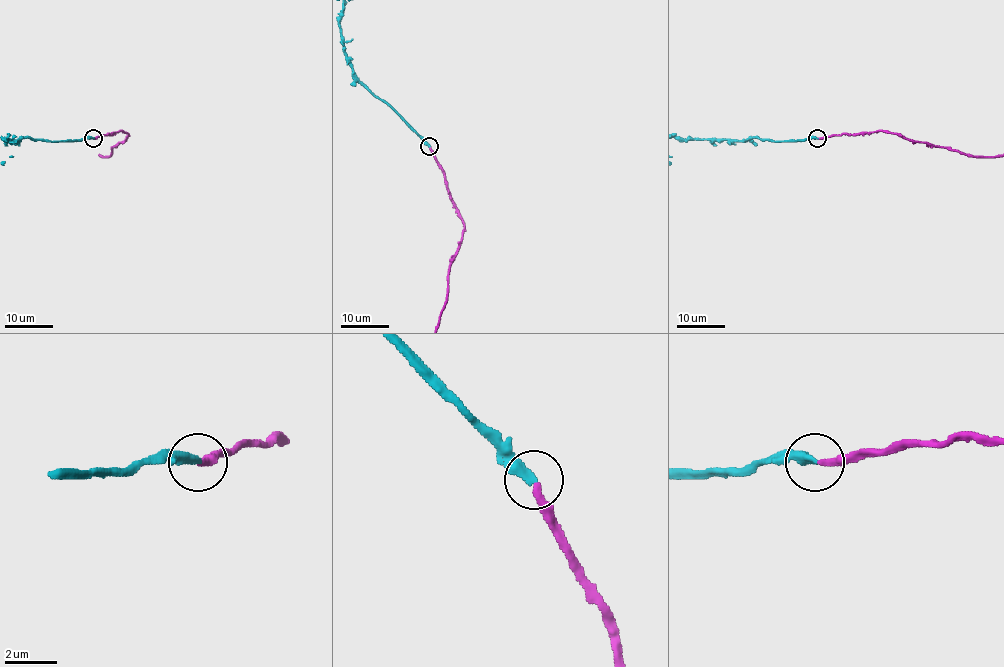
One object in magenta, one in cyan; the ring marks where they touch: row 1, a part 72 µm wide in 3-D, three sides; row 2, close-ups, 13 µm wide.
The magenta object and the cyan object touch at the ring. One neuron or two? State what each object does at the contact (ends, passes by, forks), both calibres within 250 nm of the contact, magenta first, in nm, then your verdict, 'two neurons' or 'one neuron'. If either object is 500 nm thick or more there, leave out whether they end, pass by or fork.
magenta ends; cyan ends; calibres 260 and 360 nm; one neuron

